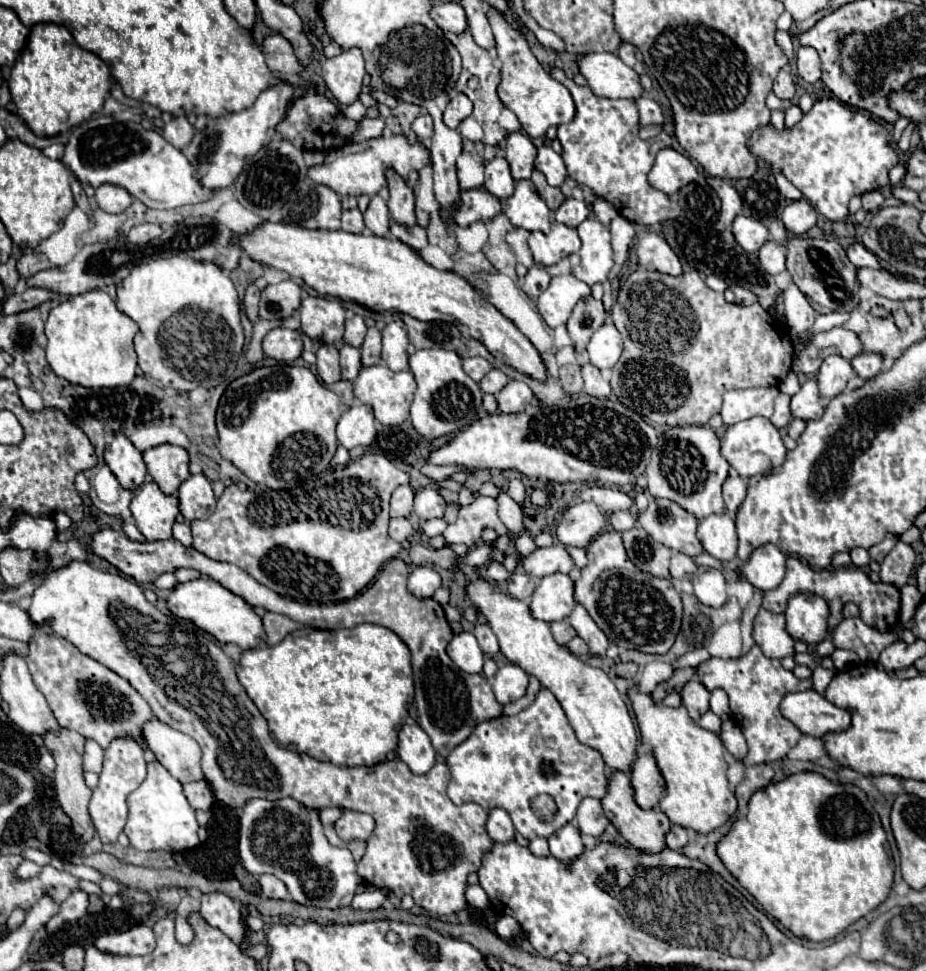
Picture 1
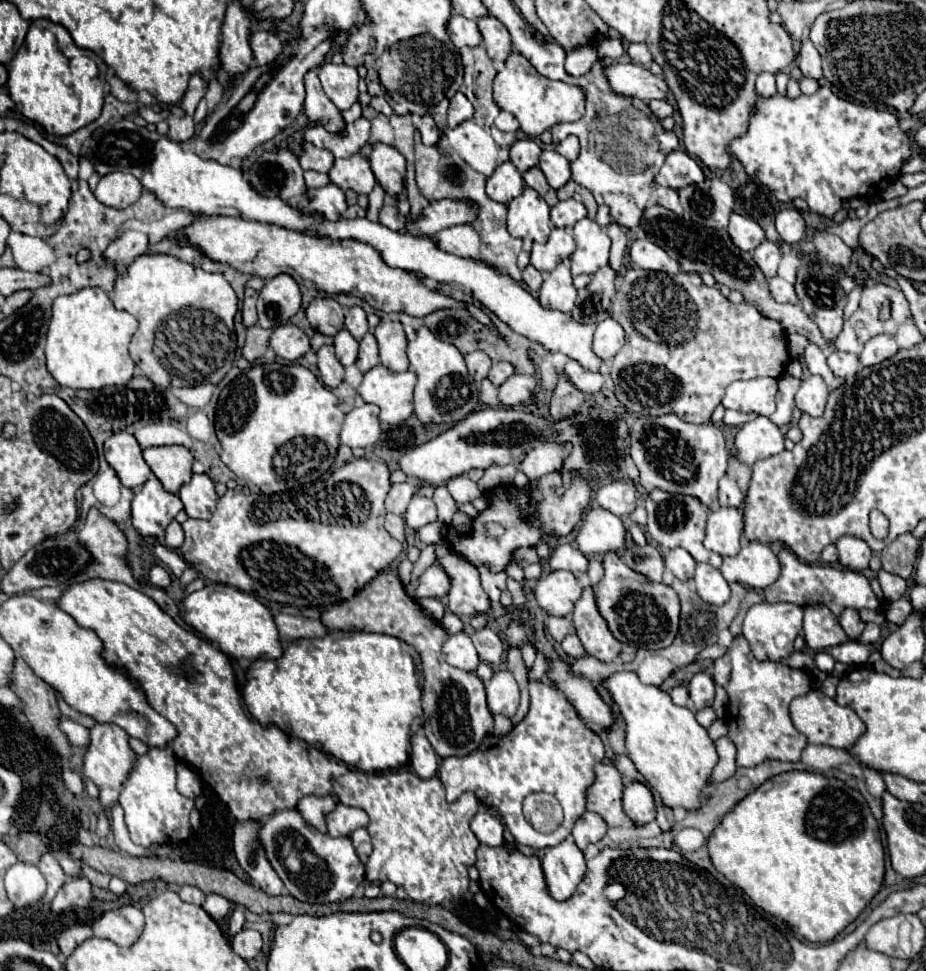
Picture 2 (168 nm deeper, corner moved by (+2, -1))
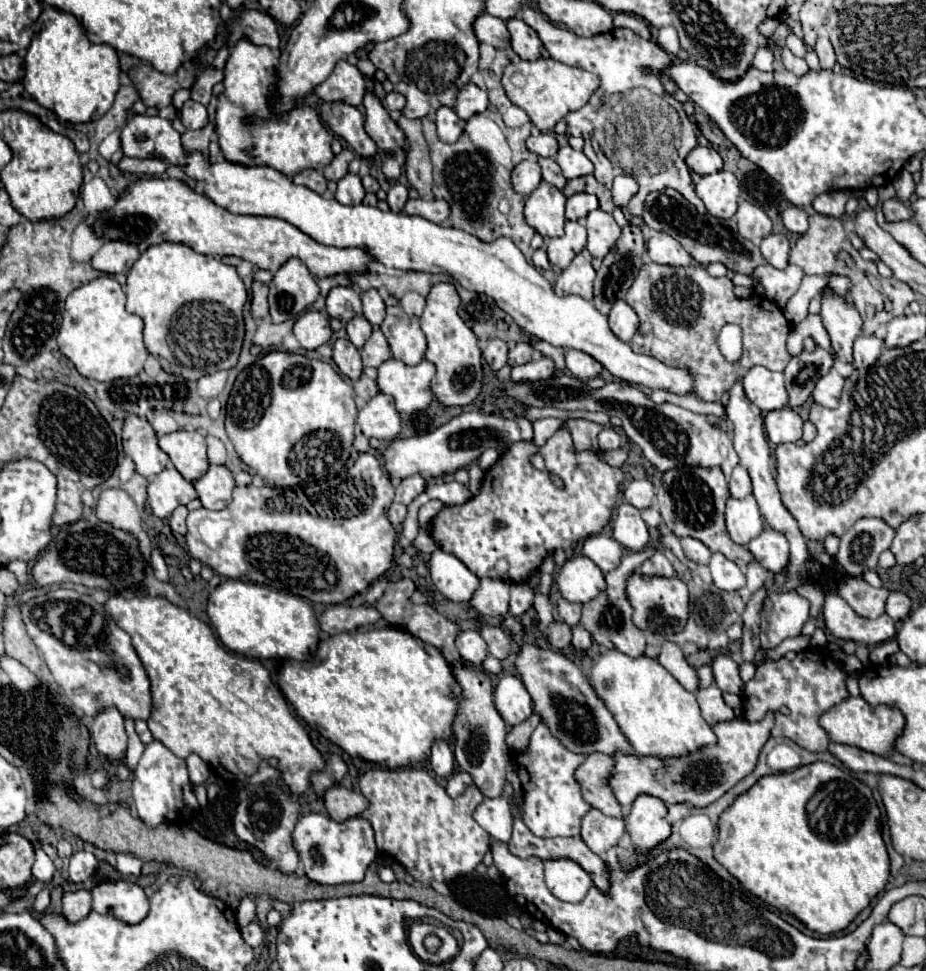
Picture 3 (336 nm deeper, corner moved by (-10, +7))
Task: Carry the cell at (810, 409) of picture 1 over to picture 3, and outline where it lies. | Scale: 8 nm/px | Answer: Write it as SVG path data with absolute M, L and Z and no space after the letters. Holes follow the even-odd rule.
M832 368L828 374L824 374L816 388L814 388L814 400L826 408L836 408L838 400L840 400L840 392L842 392L842 386L844 386L844 378Z

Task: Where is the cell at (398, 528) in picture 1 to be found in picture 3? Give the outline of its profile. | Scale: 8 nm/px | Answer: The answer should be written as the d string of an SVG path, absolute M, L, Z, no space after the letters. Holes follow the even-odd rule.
M394 502L394 504L390 506L390 510L388 510L388 518L390 518L392 526L394 526L396 530L400 530L400 528L402 528L402 522L404 522L404 518L406 518L406 506Z

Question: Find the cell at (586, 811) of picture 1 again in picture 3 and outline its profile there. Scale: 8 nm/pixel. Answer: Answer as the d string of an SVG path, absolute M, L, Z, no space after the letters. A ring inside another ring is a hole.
M592 808L582 820L582 840L596 854L602 854L608 848L616 846L624 830L626 830L624 820L606 816L596 808Z

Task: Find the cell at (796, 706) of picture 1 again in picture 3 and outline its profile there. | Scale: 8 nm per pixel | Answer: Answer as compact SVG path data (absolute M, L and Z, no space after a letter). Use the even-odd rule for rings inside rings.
M848 696L834 708L826 710L818 722L826 730L826 734L830 736L832 742L856 746L856 748L862 748L862 750L868 750L874 754L882 754L882 756L892 754L892 742L904 728L904 716L898 708L870 706L862 696L858 696L858 698Z

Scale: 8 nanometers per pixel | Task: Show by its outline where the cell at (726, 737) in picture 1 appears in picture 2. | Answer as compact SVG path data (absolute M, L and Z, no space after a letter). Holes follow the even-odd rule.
M714 720L714 724L708 728L708 736L712 738L712 740L718 740L720 736L726 736L728 734L728 726L726 726L726 722L724 720Z

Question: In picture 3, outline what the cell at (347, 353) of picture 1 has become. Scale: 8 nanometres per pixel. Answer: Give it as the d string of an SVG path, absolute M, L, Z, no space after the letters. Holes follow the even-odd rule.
M356 316L346 324L346 332L348 332L348 340L360 350L366 344L368 336L372 334L372 326L368 324L368 320L364 320L364 316Z

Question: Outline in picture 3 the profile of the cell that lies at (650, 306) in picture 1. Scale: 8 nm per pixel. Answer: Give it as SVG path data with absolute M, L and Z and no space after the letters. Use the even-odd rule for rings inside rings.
M644 264L640 268L640 274L636 276L632 288L626 294L626 302L632 306L632 310L640 318L640 328L634 334L630 346L634 352L652 356L672 368L686 368L692 378L692 394L702 402L718 402L724 392L730 392L730 388L756 364L762 364L770 370L782 372L792 358L786 348L786 340L790 334L790 322L786 320L782 308L774 304L772 300L764 296L750 296L750 298L736 298L732 292L734 284L730 278L712 278L704 266L688 266L688 268L674 268L674 266L662 266L662 264ZM726 324L736 324L744 332L744 354L738 362L728 362L718 344L718 332Z

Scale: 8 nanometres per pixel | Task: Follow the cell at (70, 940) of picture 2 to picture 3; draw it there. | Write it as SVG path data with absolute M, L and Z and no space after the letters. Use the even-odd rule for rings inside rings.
M88 890L68 892L62 896L62 910L68 922L80 922L92 912L92 894Z

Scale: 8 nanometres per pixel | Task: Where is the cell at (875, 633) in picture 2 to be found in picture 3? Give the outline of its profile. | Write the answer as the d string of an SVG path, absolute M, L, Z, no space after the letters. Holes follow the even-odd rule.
M828 594L824 598L822 618L826 630L838 640L854 640L870 646L886 642L896 634L896 624L888 614L882 614L876 620L862 618L838 594Z

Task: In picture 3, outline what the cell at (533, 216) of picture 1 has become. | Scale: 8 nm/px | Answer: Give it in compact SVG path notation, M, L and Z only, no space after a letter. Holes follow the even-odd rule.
M542 182L526 200L524 218L526 224L532 226L544 238L554 238L564 234L564 204L566 196L552 188L552 184Z

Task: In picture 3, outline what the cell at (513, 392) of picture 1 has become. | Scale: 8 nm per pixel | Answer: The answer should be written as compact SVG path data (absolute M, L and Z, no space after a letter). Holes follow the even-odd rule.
M548 358L532 360L522 366L512 368L512 382L534 382L534 380L546 380L554 376L554 364Z

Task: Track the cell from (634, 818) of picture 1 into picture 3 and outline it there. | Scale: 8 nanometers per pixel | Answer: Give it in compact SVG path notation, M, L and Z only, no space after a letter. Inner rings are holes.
M602 752L588 754L586 762L576 770L576 780L582 786L584 800L604 812L606 816L622 818L622 806L618 804L612 786L608 784L614 772L614 760Z

